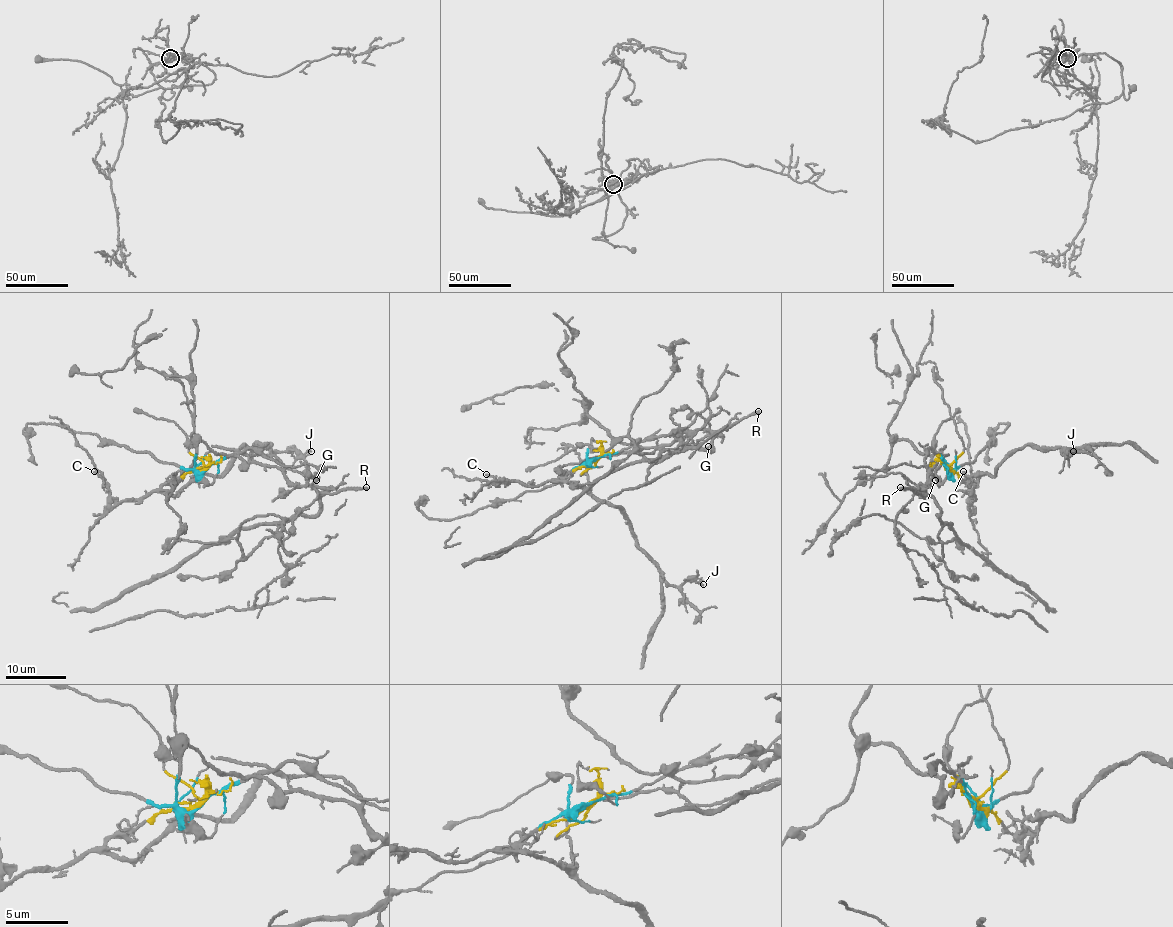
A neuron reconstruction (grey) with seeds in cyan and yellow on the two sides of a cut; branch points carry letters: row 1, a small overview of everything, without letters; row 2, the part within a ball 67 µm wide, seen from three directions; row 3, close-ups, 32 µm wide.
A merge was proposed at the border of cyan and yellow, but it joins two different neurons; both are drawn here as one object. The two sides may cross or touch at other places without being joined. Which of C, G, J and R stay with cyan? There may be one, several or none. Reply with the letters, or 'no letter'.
G, R

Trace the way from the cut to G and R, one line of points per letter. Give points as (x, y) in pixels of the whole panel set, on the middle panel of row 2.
G: (595, 460), (627, 448), (639, 451), (648, 459), (660, 459), (684, 447), (708, 447)
R: (595, 460), (631, 447), (640, 451), (667, 445), (697, 430), (720, 433), (759, 411)

